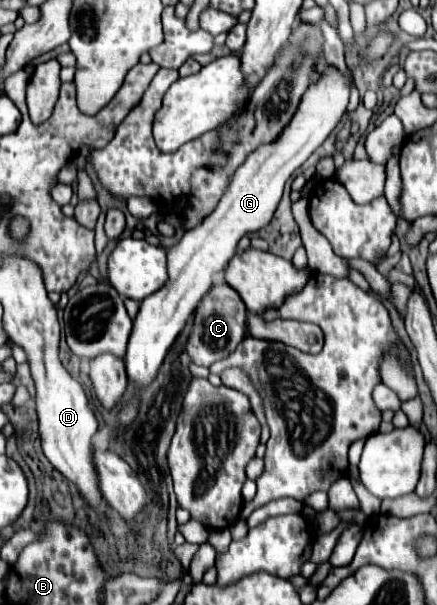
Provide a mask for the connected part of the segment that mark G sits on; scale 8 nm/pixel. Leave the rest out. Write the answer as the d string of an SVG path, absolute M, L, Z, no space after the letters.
M326 65L318 79L304 91L294 117L282 129L278 139L260 145L236 169L234 179L220 199L218 209L208 215L198 227L184 233L184 237L176 245L166 247L168 281L162 289L140 303L138 317L134 319L134 331L128 341L124 363L132 385L144 389L146 385L150 385L150 381L154 381L154 377L158 375L158 367L166 357L166 351L184 329L200 299L210 289L214 275L218 275L234 257L240 237L254 233L270 223L290 175L324 143L324 139L336 129L342 115L346 113L352 85L352 73L346 75L334 65Z

